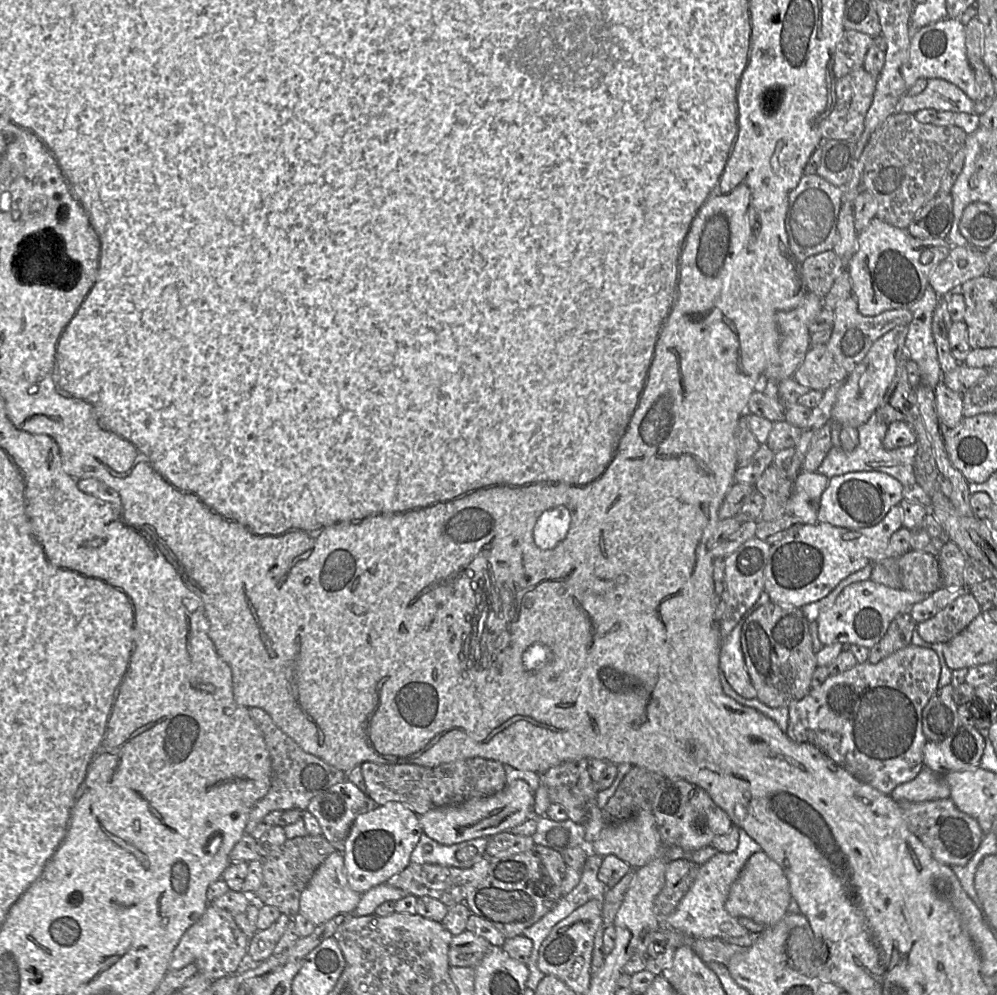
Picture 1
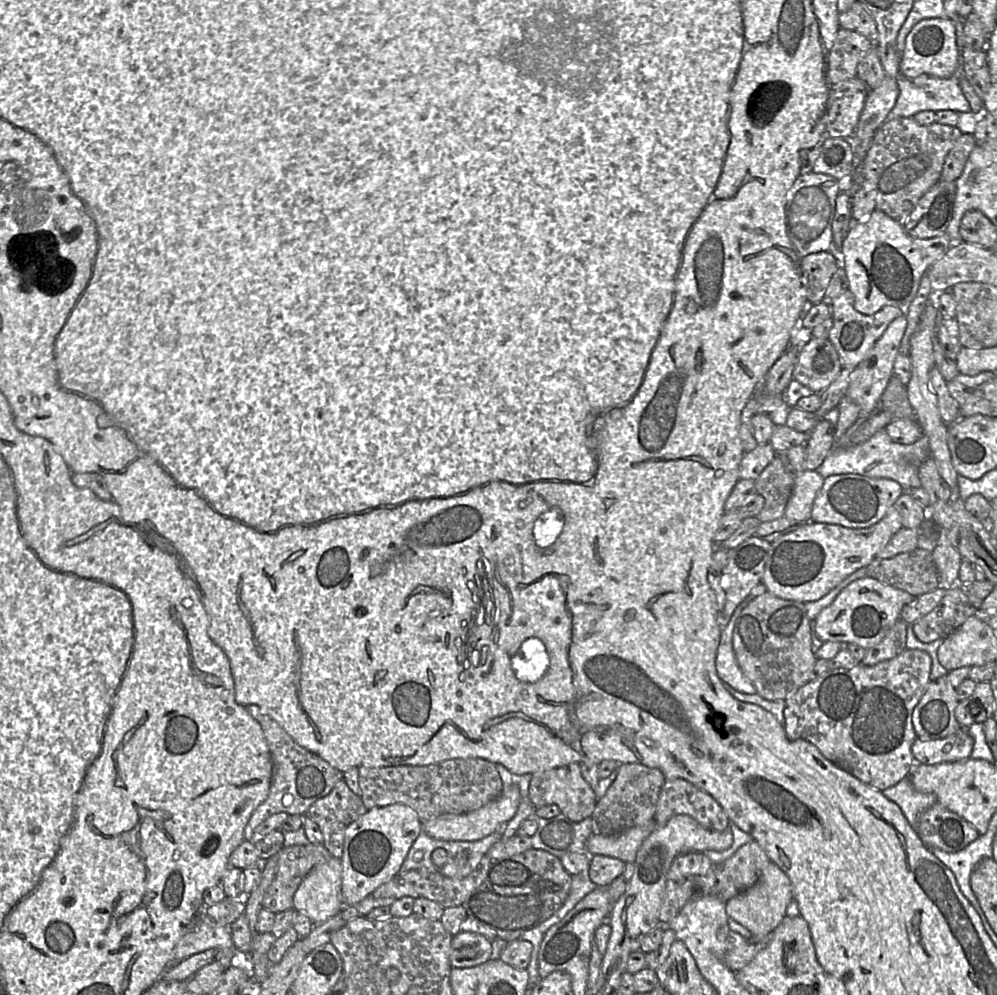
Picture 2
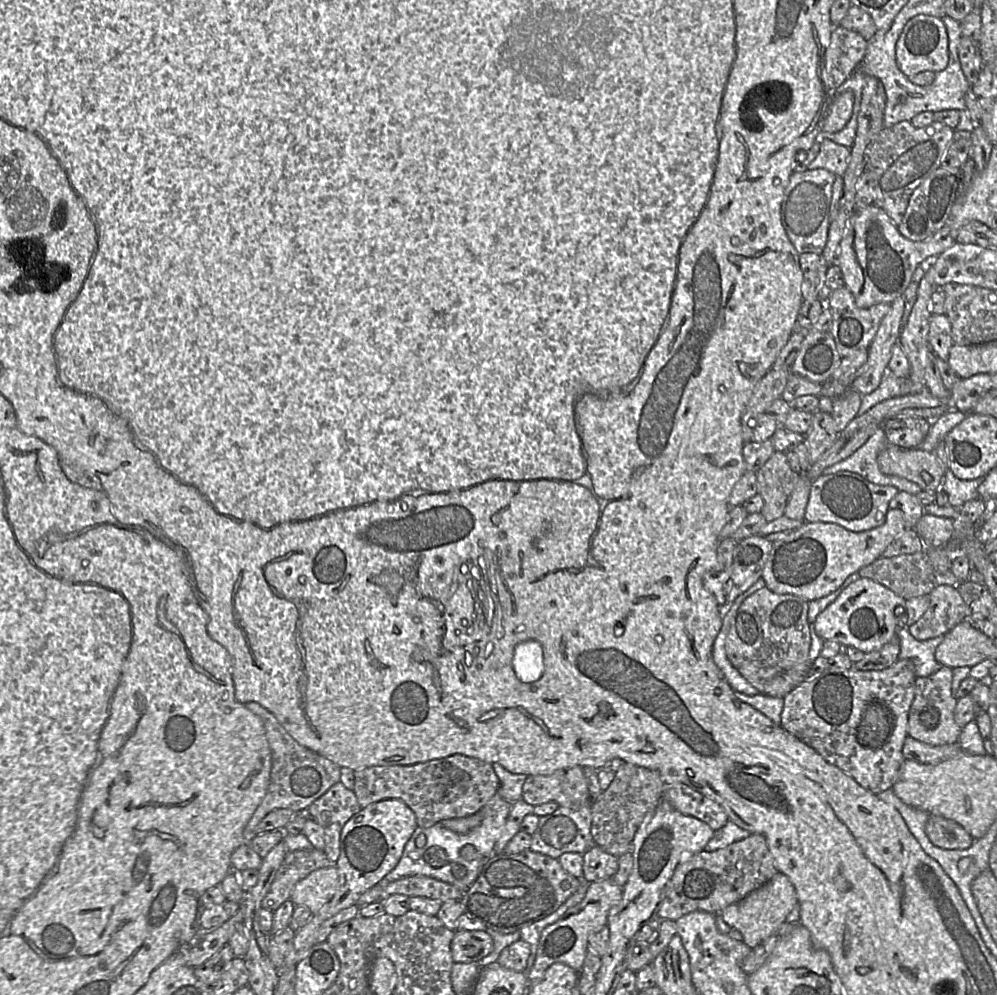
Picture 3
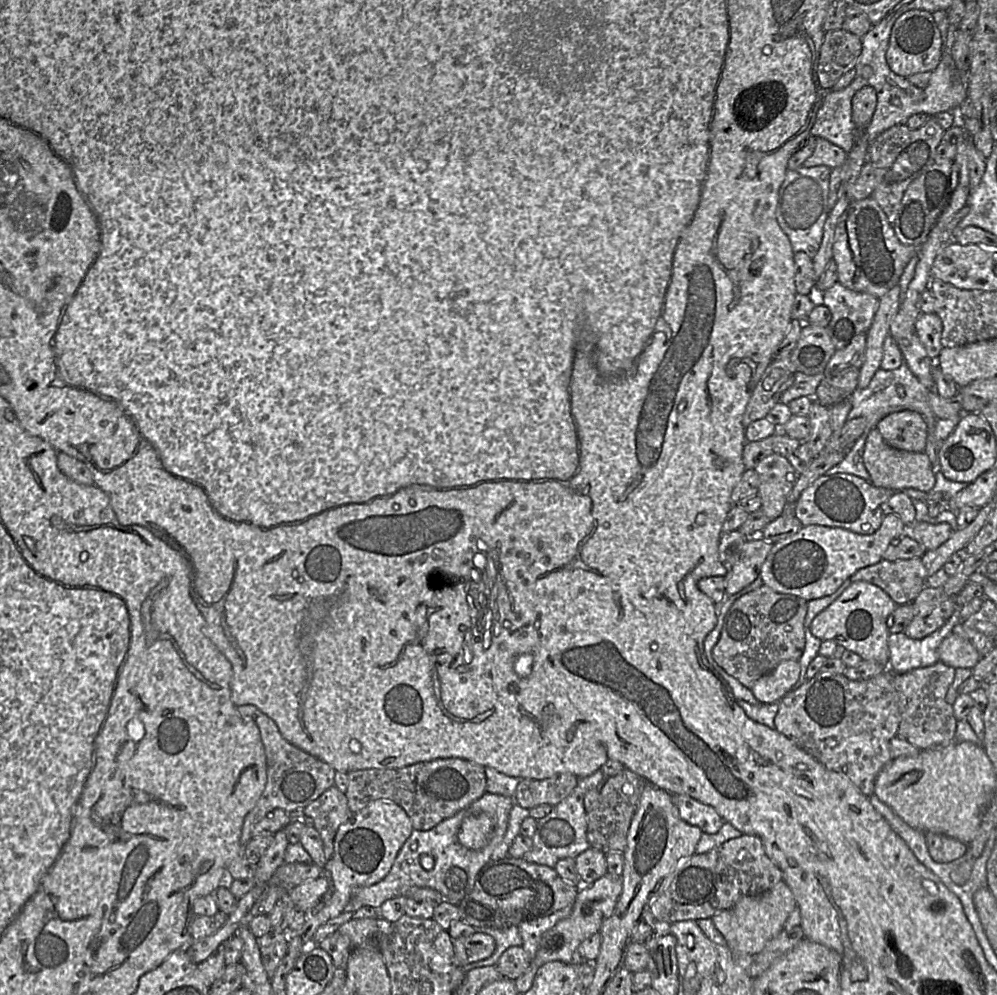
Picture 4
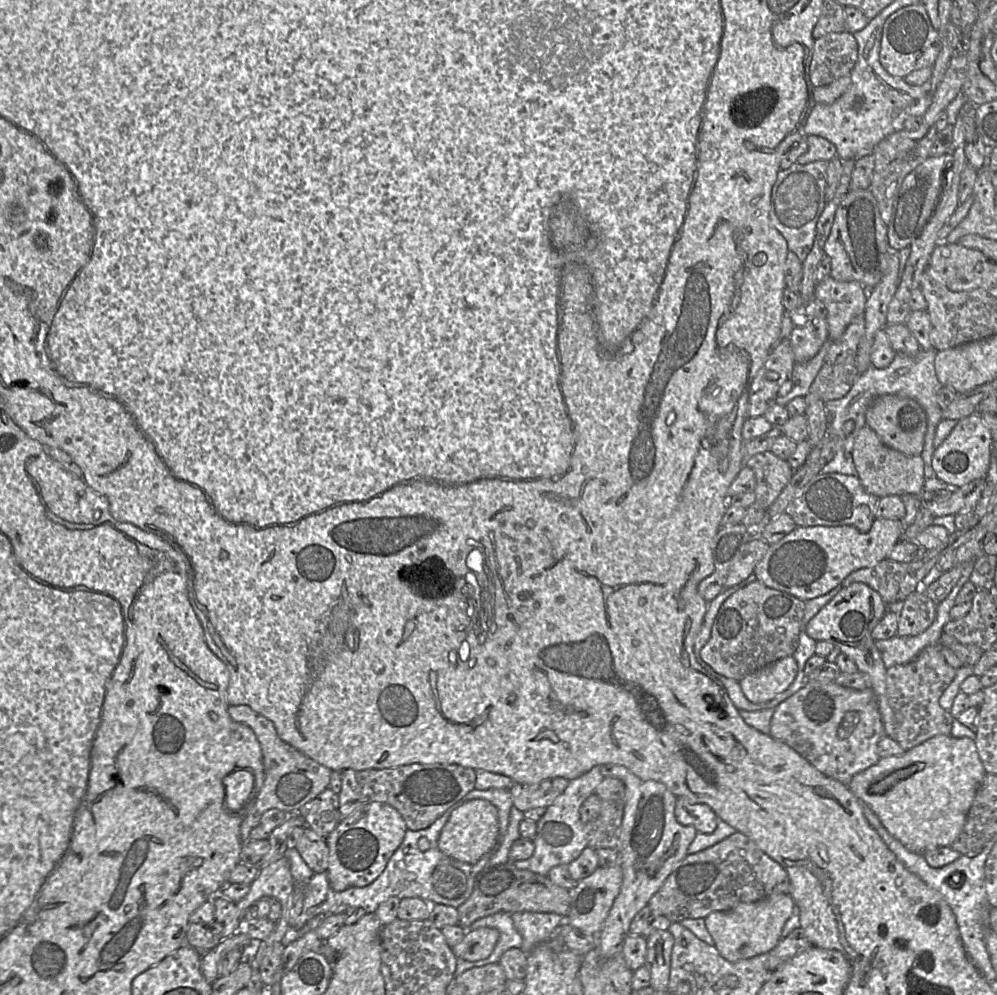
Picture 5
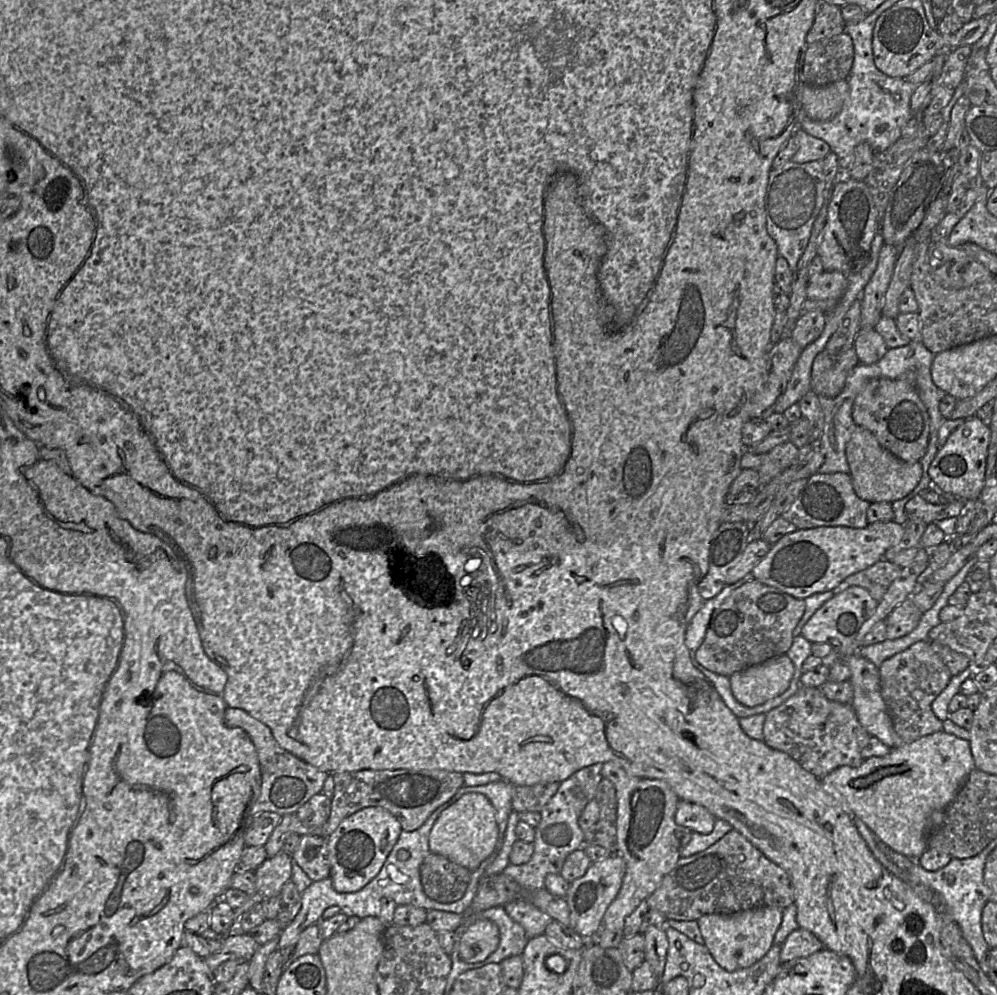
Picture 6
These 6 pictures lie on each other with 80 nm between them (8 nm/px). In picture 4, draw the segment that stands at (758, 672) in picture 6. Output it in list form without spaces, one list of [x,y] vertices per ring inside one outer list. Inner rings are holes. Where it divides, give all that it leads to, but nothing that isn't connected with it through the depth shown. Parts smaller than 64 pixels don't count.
[[[798,660],[780,662],[772,671],[760,677],[750,690],[759,703],[779,702],[794,689],[800,677]]]

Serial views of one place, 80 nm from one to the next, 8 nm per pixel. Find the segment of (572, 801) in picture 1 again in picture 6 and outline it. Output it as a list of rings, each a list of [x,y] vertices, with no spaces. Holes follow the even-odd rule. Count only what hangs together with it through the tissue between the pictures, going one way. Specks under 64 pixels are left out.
[[[538,783],[532,786],[515,786],[512,808],[518,813],[540,812],[559,788],[560,783]]]

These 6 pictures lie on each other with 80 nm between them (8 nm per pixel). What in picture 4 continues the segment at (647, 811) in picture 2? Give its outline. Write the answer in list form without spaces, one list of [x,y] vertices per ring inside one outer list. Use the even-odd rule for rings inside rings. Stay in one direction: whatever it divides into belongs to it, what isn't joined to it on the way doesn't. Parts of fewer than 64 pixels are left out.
[[[626,768],[602,782],[599,787],[598,806],[587,813],[587,840],[590,847],[605,854],[610,851],[624,851],[631,820],[646,784],[641,776]]]

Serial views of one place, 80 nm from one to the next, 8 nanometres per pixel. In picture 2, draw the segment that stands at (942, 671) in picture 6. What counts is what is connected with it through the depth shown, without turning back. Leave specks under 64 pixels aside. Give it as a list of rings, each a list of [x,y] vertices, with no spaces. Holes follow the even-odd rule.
[[[948,675],[930,681],[912,713],[915,733],[922,740],[946,738],[961,729],[955,717],[959,700]]]

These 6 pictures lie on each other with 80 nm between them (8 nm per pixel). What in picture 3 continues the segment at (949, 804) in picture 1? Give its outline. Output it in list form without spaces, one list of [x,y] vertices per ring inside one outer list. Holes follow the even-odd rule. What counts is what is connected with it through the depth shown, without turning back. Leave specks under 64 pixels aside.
[[[939,815],[929,816],[925,832],[934,846],[946,850],[967,849],[975,840],[960,824]]]

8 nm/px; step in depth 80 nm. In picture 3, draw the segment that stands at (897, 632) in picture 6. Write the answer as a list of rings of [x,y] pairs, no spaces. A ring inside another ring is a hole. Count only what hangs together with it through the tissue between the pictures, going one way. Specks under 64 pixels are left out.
[[[940,584],[929,593],[930,604],[922,617],[908,627],[917,640],[945,636],[967,616],[971,609],[961,597],[957,586]]]

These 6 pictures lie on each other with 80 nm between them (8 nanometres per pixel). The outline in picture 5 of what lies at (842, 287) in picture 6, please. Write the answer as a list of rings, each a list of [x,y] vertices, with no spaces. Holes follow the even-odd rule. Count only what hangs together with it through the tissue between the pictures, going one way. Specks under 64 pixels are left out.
[[[829,276],[815,285],[813,298],[827,308],[826,320],[831,341],[838,340],[857,316],[864,315],[867,297],[868,290],[856,281],[842,282]]]

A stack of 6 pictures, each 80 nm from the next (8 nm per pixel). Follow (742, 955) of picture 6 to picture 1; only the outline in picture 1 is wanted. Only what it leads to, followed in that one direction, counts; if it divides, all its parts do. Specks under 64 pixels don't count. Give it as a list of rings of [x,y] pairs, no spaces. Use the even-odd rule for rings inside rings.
[[[756,852],[750,856],[732,883],[725,908],[735,917],[746,917],[766,927],[772,926],[788,912],[790,887],[781,867],[765,852]]]

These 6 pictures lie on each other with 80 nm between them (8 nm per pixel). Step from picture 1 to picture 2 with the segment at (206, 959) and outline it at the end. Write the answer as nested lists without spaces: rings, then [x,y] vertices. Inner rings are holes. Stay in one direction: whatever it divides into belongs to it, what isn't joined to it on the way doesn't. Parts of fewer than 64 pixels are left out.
[[[204,910],[204,916],[174,948],[172,964],[208,949],[216,951],[215,960],[225,969],[232,965],[232,958],[238,952],[232,940],[230,925],[214,922],[205,915]]]

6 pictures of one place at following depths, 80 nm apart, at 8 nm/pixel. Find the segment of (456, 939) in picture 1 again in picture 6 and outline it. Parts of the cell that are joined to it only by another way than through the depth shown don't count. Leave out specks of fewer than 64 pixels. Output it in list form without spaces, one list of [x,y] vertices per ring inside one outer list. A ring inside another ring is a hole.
[[[478,919],[460,937],[460,957],[467,963],[483,961],[496,950],[498,943],[498,926],[488,919]]]

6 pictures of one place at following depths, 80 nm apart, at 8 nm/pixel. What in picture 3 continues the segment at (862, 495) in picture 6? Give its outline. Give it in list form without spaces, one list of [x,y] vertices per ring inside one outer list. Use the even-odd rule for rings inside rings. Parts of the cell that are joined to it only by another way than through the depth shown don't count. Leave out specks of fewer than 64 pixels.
[[[889,443],[877,457],[882,473],[896,475],[918,484],[922,490],[941,490],[946,467],[935,452],[920,448],[902,448]]]

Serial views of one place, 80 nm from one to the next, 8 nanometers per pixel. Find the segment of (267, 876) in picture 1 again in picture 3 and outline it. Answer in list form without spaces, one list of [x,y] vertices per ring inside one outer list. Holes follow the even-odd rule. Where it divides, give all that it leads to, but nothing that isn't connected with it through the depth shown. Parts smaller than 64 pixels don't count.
[[[297,850],[287,852],[276,876],[262,900],[262,909],[274,912],[285,901],[290,899],[296,883],[307,877],[311,872],[327,867],[333,867],[323,850]]]

